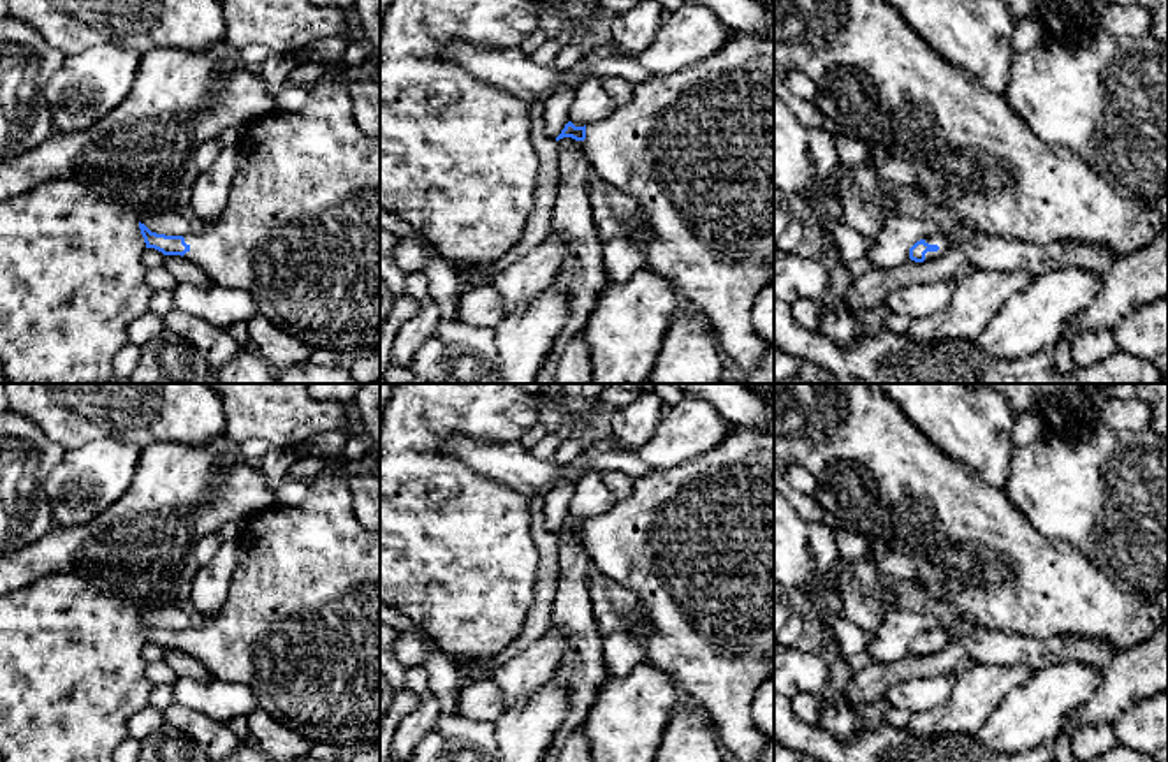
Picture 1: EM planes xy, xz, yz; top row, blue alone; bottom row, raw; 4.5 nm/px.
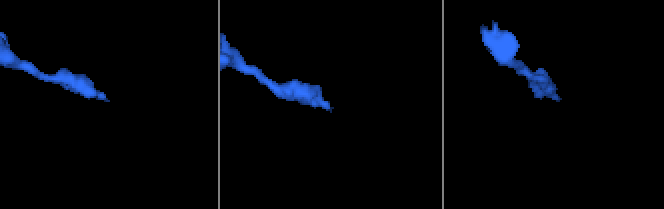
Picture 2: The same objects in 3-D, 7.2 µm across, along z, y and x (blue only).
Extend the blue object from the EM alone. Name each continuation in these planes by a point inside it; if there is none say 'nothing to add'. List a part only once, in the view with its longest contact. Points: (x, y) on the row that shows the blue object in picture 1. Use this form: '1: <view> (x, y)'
1: yz (940, 240)

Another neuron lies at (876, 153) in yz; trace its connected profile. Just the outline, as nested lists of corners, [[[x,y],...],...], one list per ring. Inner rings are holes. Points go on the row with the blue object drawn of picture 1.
[[[864,143],[867,146],[867,158],[865,164],[874,172],[880,164],[888,160],[892,155],[887,148],[880,146],[878,143]]]

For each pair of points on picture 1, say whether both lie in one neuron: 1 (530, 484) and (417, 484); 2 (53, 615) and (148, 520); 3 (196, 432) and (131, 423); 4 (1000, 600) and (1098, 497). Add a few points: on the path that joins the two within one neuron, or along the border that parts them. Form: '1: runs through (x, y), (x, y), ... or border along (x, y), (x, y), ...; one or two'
1: border along (468, 465), (528, 498); two
2: border along (46, 574), (83, 578), (124, 600); two
3: runs through (180, 423), (146, 423); one
4: border along (1024, 514), (1042, 534), (1068, 539), (1093, 562); two

